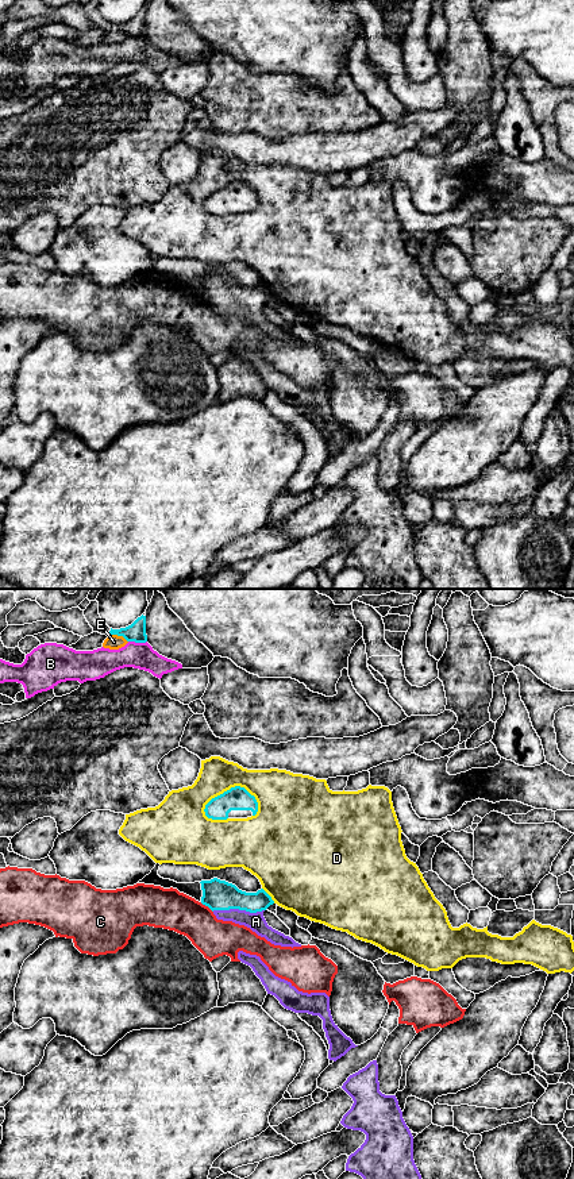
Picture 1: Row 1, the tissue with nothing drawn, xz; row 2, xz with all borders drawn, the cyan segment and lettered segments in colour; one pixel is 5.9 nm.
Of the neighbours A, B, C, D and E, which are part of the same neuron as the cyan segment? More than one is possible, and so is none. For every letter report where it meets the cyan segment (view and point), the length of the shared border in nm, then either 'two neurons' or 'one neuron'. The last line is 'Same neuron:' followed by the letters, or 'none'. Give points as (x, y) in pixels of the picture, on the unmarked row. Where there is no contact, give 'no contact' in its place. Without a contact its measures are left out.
A: contact xz (238, 303); length 320 nm; one neuron
B: contact xz (138, 37); length 110 nm; two neurons
C: contact xz (207, 300); length 100 nm; two neurons
D: contact xz (235, 181); length 340 nm; two neurons
E: contact xz (118, 30); length 130 nm; two neurons
Same neuron: A

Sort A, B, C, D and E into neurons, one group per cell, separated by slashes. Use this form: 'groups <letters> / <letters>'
groups A / B / C / D / E

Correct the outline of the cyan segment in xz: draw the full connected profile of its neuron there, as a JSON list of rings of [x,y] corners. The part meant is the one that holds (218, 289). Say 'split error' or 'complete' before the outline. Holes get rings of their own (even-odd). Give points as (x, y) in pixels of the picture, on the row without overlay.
split error; [[[217,273],[200,278],[203,285],[201,298],[208,301],[217,315],[244,320],[274,340],[301,342],[292,332],[267,320],[263,307],[274,296],[263,284],[257,288],[246,288]]]

